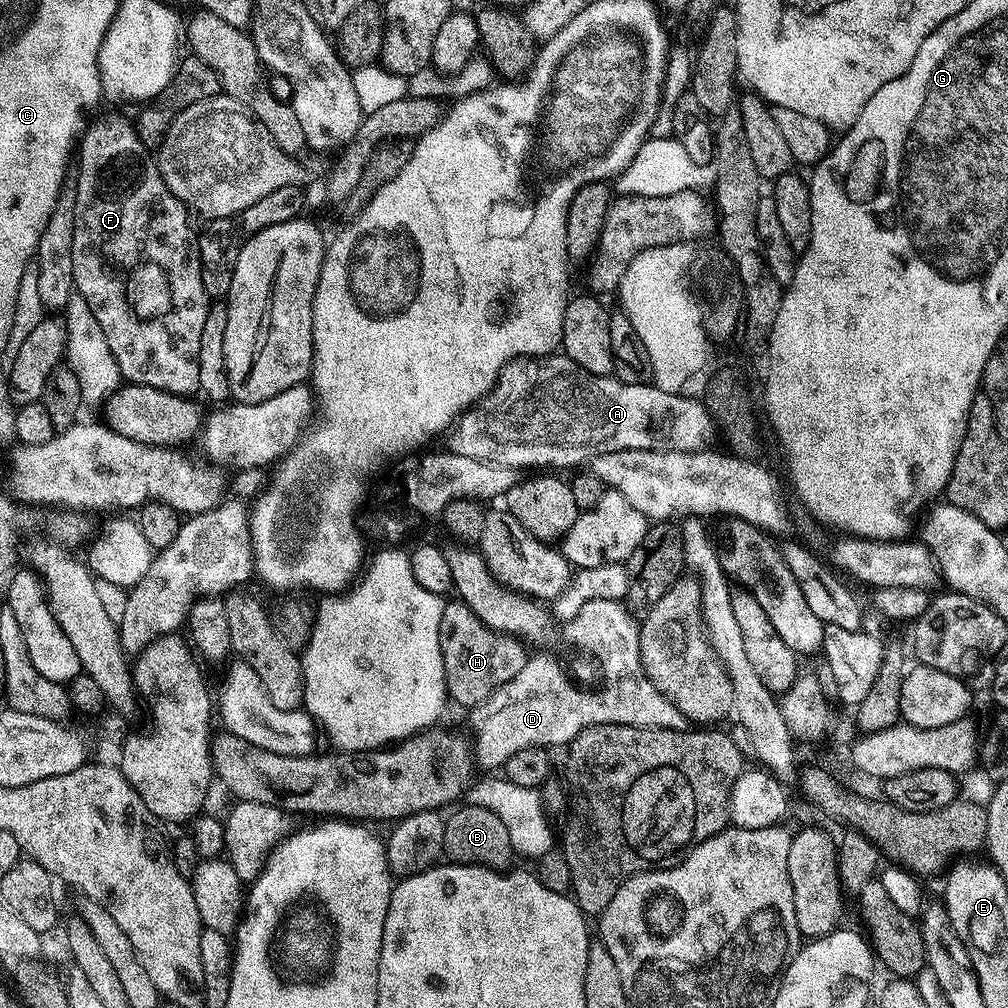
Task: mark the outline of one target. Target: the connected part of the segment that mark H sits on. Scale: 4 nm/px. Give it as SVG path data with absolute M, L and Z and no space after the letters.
M456 598L445 603L440 627L440 649L444 663L444 685L451 703L471 710L485 704L498 686L510 682L518 670L529 660L529 655L506 634L495 634L468 609L463 600Z

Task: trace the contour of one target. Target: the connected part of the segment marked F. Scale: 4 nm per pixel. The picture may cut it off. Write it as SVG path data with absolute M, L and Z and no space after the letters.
M104 120L101 124L93 123L84 133L78 144L78 164L80 173L76 176L76 205L74 206L74 282L75 291L89 303L90 310L105 331L106 340L110 344L111 353L117 359L121 377L129 384L145 384L158 390L173 392L176 396L188 396L199 389L198 382L198 346L202 342L202 326L206 323L206 314L210 307L210 297L202 286L202 270L200 269L200 249L198 236L192 233L192 224L188 221L189 209L182 201L174 198L164 182L160 180L160 172L155 163L145 155L144 143L131 123L124 120Z

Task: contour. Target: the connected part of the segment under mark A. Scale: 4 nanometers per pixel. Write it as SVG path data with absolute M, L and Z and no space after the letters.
M549 354L546 356L520 356L516 360L511 360L507 366L502 369L500 376L496 380L489 392L481 396L475 403L468 405L458 417L458 426L460 424L460 447L458 452L466 458L474 458L478 462L487 464L497 464L507 468L523 470L523 468L532 468L528 470L560 470L556 468L572 468L584 466L589 462L595 461L601 456L610 454L616 450L658 450L659 452L702 452L709 447L712 440L712 428L714 432L714 421L711 412L703 403L700 404L690 397L684 396L680 392L667 392L651 384L624 384L617 380L615 375L595 376L582 366L578 366L569 356L563 354Z

